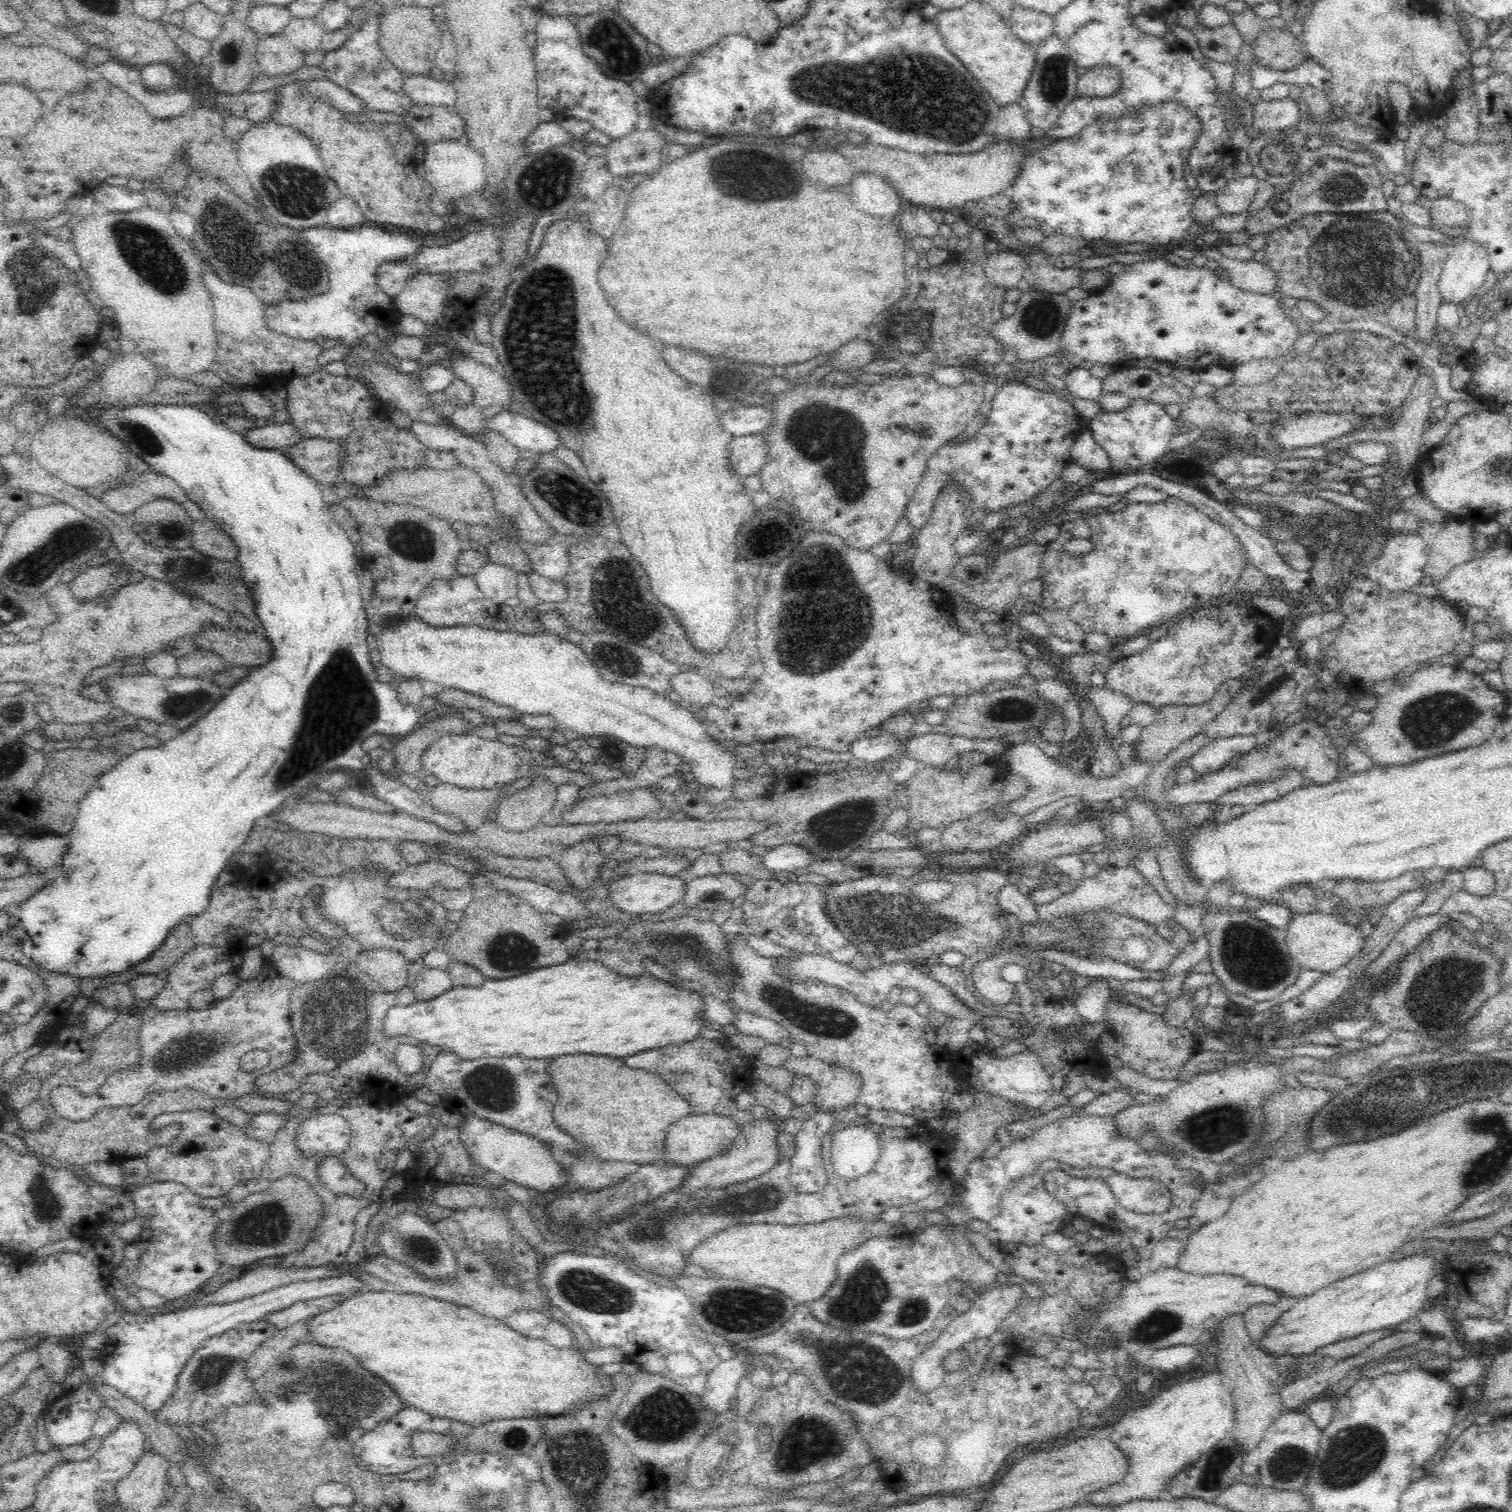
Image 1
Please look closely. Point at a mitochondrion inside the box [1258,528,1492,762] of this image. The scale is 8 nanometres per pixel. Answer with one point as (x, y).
(1436, 721)

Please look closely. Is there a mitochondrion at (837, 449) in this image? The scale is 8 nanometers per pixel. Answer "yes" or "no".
yes

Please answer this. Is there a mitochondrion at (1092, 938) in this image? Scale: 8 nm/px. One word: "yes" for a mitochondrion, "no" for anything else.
yes

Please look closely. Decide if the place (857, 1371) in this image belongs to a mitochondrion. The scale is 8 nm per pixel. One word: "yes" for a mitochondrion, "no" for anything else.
yes

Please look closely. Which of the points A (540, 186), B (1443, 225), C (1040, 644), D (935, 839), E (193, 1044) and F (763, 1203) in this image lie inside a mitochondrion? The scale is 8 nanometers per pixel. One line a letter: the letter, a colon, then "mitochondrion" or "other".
A: mitochondrion
B: other
C: other
D: other
E: mitochondrion
F: mitochondrion

